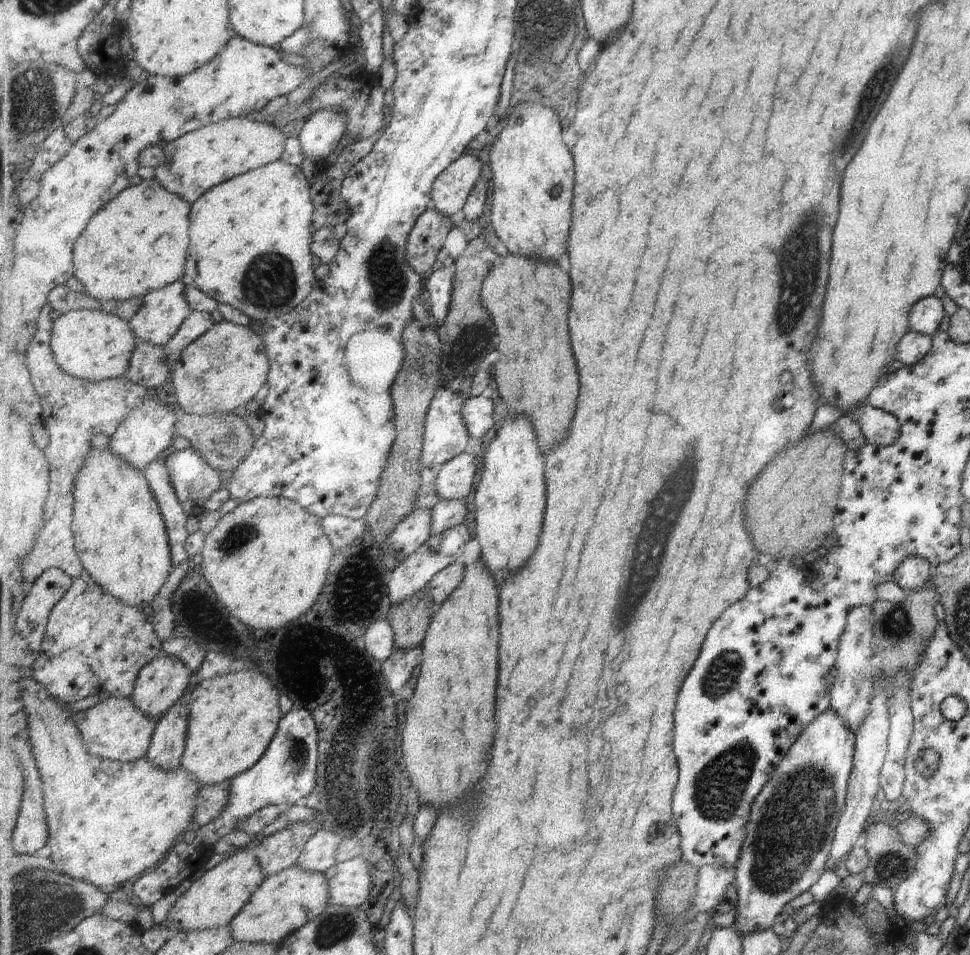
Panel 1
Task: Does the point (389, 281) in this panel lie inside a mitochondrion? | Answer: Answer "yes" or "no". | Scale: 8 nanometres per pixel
yes

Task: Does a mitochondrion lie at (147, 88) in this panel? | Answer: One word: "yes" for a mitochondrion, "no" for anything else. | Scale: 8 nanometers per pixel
no

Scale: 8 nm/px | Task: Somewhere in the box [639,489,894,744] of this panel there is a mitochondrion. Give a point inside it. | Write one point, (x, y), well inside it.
(720, 678)

